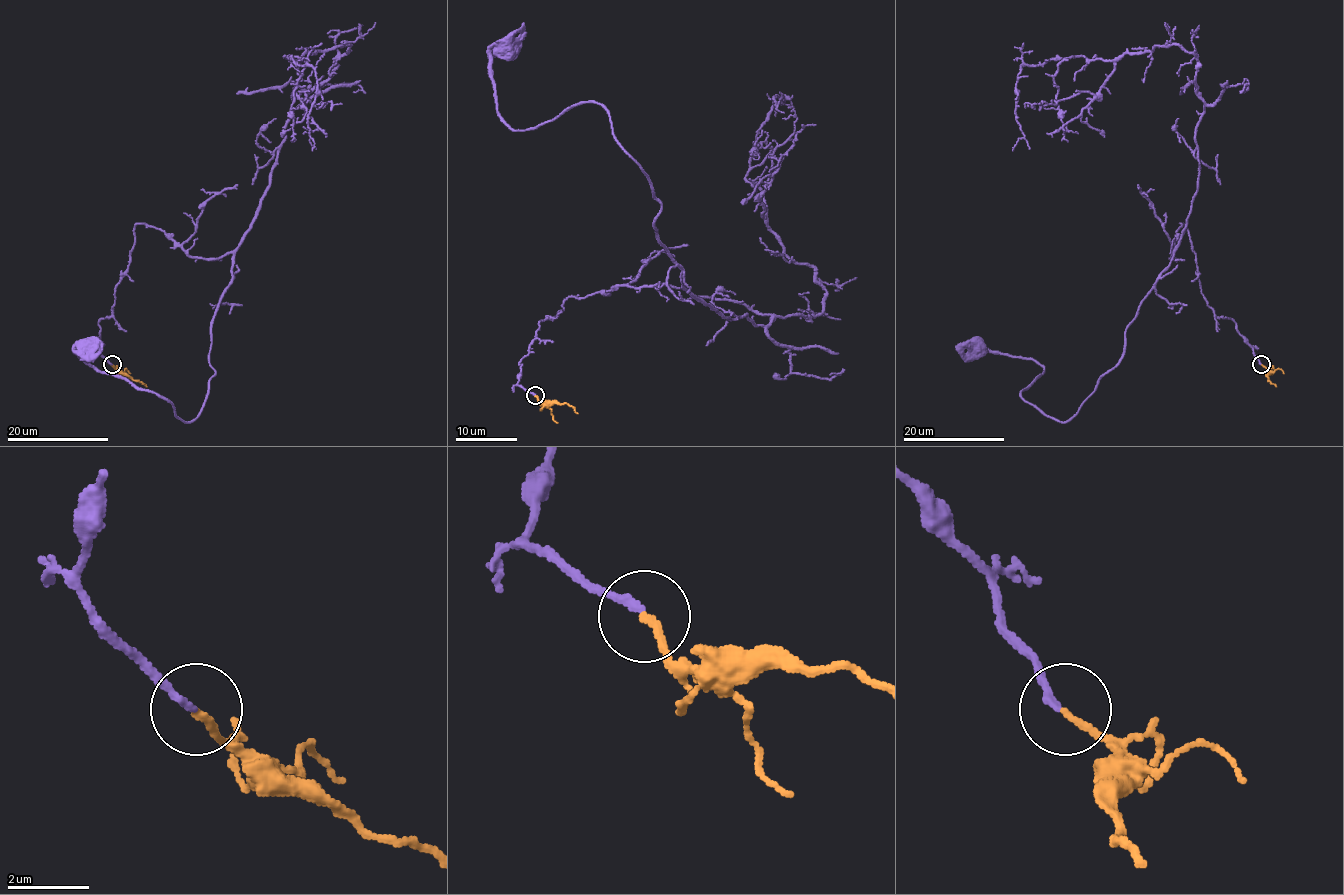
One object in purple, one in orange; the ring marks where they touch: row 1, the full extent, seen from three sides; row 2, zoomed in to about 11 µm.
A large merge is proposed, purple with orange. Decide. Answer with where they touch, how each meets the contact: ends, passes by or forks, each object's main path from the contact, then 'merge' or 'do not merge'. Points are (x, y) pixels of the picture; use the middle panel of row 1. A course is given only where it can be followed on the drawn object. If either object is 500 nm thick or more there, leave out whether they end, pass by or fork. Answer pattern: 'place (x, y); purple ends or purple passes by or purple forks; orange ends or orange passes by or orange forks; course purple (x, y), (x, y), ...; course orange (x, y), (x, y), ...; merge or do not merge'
place (535, 395); purple ends; orange ends; course purple (536, 394), (519, 362), (568, 297), (682, 288), (682, 271), (596, 102), (525, 130), (497, 110), (505, 47); course orange (536, 396), (543, 404), (568, 404), (577, 413); merge

